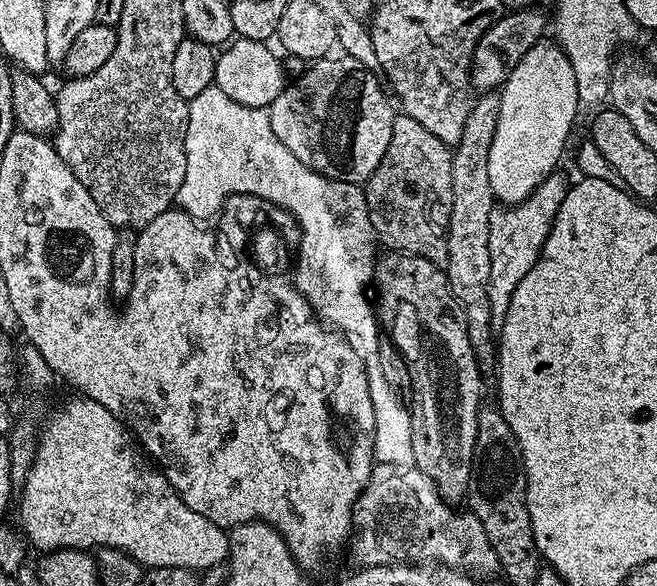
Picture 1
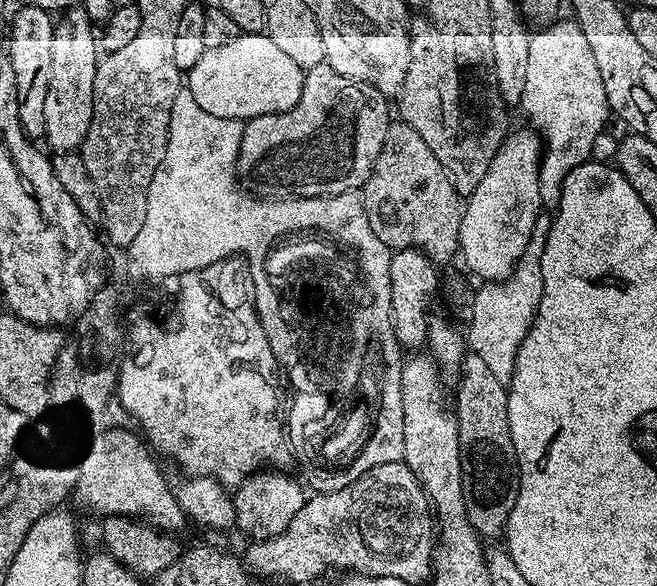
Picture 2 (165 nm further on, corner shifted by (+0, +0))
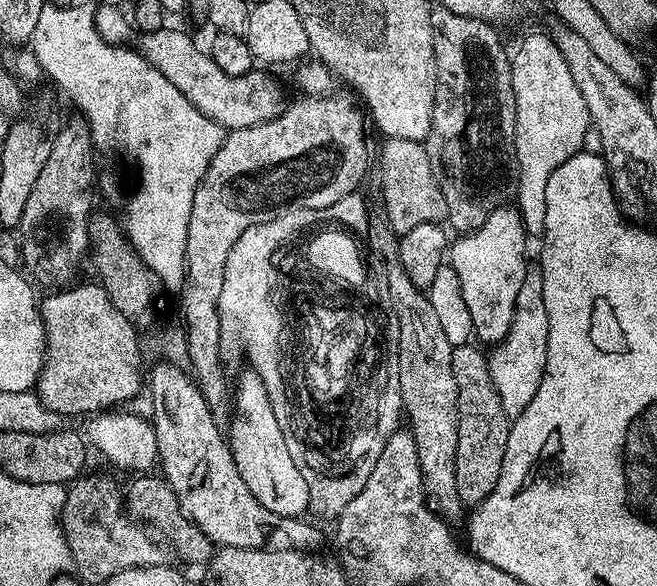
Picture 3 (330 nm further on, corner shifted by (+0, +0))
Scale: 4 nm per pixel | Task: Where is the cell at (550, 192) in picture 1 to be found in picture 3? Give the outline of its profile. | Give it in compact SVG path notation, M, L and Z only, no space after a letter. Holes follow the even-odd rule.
M530 266L526 270L526 278L522 278L522 290L518 290L518 298L506 338L495 345L487 357L494 389L497 390L502 408L509 418L522 414L522 410L530 406L530 398L538 394L538 386L546 370L547 341L548 319L546 302L542 298L542 274L539 267Z

